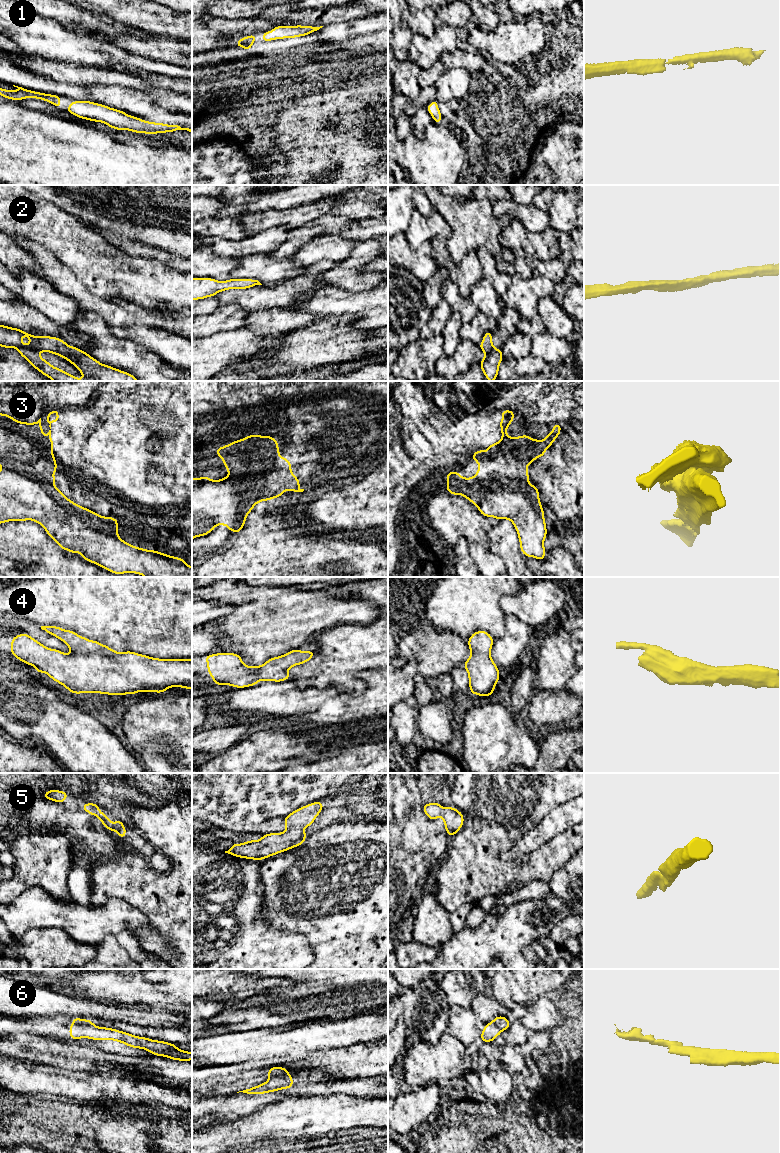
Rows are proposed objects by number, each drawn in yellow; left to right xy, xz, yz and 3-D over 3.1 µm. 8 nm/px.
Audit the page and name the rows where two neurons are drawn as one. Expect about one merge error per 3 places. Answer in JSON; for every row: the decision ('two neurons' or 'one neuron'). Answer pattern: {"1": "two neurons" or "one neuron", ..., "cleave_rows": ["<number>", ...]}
{"1": "one neuron", "2": "one neuron", "3": "two neurons", "4": "one neuron", "5": "one neuron", "6": "two neurons", "cleave_rows": ["3", "6"]}

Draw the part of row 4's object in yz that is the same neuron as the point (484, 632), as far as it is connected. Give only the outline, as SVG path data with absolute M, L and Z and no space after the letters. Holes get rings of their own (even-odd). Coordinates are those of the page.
M476 631L467 640L471 652L463 663L469 678L470 693L487 697L493 694L500 680L499 668L491 658L494 639L486 631Z

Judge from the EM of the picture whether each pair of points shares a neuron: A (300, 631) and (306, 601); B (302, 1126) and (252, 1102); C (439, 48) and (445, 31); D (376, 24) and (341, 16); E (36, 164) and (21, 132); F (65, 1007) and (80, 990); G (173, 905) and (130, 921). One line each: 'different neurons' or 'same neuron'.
A: different neurons
B: different neurons
C: same neuron
D: different neurons
E: same neuron
F: different neurons
G: different neurons

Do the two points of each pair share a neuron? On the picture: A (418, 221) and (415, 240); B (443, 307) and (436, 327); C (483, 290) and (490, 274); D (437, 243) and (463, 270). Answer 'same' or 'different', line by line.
A: same
B: same
C: different
D: same

